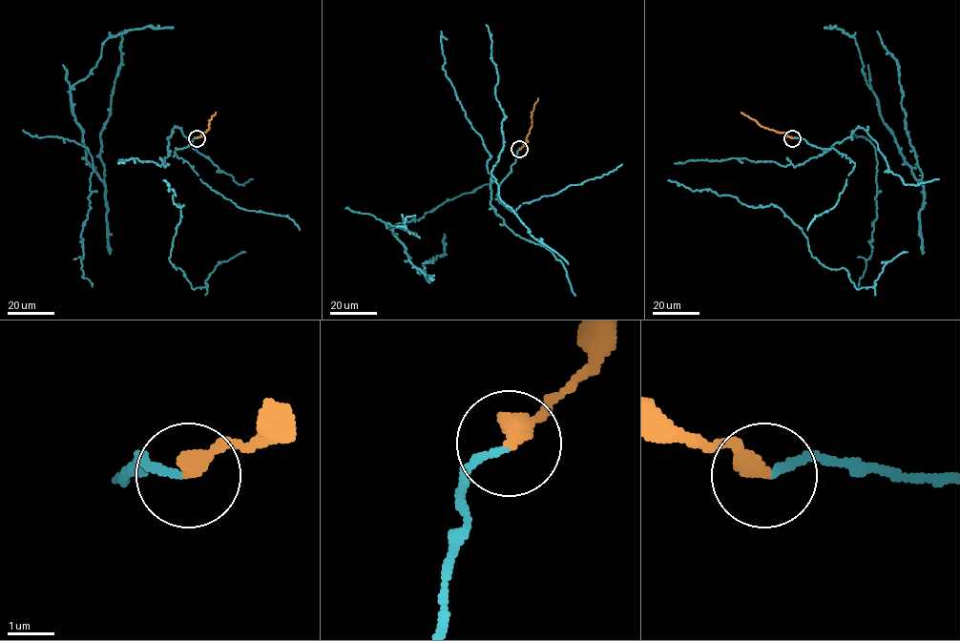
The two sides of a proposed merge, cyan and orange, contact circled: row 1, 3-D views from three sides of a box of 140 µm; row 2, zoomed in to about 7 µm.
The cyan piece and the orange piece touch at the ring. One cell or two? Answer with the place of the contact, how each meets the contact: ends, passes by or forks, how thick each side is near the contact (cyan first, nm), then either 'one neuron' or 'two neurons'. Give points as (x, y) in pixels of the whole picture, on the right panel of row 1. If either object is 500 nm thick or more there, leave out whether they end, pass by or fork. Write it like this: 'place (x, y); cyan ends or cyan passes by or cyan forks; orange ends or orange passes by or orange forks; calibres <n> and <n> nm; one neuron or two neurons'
place (792, 138); cyan ends; orange ends; calibres 140 and 400 nm; one neuron

